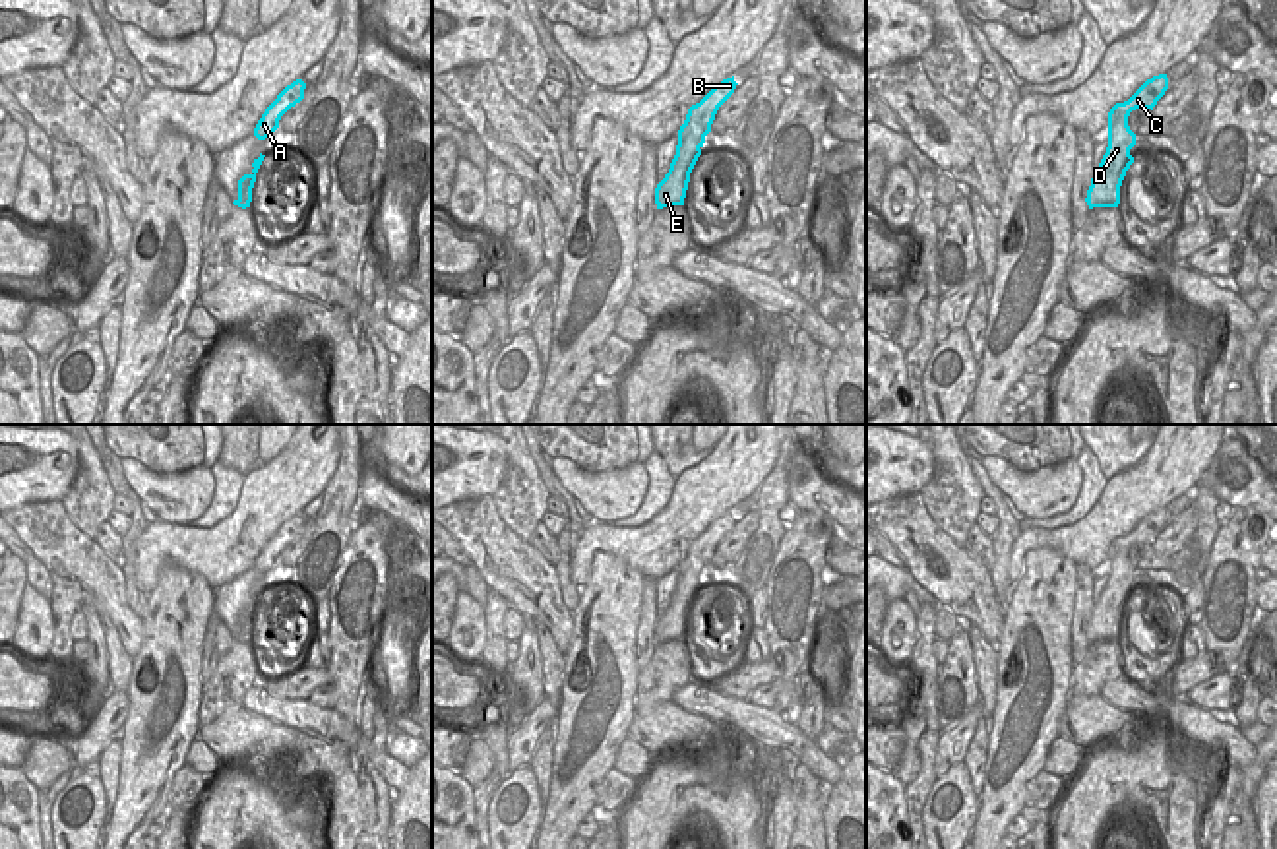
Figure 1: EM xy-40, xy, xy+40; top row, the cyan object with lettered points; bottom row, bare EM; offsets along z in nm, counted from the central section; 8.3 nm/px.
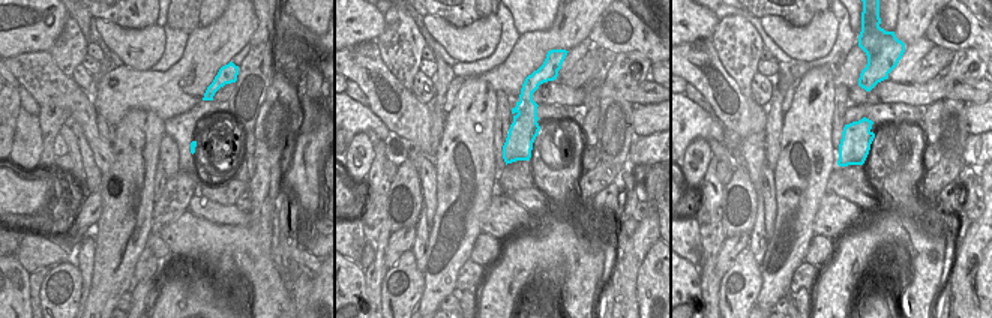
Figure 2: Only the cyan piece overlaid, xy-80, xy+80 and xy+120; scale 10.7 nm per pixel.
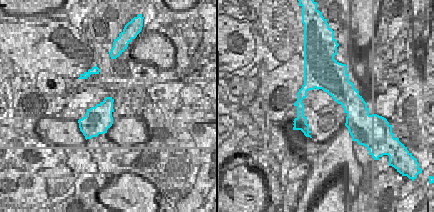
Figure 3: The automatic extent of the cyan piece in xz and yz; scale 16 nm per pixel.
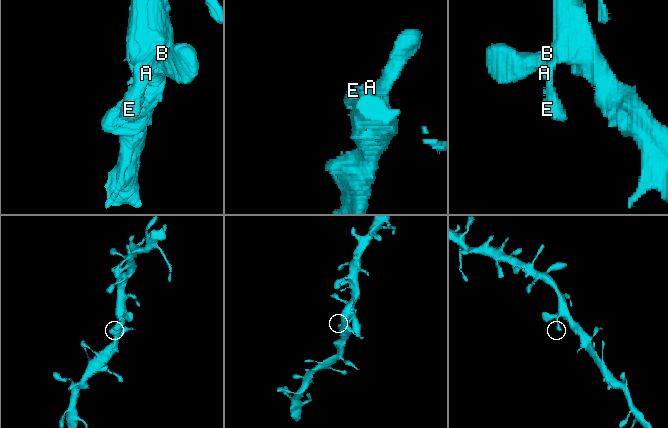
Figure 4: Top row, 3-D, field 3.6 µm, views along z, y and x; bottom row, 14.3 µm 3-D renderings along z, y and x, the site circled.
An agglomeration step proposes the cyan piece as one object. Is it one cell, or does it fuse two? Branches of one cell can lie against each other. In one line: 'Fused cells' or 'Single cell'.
Single cell.

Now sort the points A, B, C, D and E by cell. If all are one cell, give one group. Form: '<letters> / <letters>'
A B C D E

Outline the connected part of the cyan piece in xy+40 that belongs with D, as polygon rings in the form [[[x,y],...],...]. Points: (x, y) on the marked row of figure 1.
[[[1167,74],[1147,79],[1128,101],[1116,103],[1108,112],[1108,147],[1099,167],[1093,171],[1091,186],[1087,190],[1087,205],[1118,207],[1120,186],[1126,171],[1134,163],[1130,149],[1136,145],[1136,134],[1128,126],[1128,116],[1136,109],[1151,109],[1168,89]]]

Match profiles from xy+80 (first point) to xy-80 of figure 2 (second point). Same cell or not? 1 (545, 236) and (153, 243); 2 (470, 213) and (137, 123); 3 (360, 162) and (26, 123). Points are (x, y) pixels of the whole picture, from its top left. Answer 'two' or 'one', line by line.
1: two
2: one
3: one

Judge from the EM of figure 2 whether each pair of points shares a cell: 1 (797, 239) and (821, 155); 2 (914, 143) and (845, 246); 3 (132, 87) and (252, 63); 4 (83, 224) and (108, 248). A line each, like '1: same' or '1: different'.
1: same
2: same
3: different
4: different

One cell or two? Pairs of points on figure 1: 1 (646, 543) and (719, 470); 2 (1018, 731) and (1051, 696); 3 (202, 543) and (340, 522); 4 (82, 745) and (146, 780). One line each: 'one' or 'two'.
1: one
2: one
3: two
4: two

